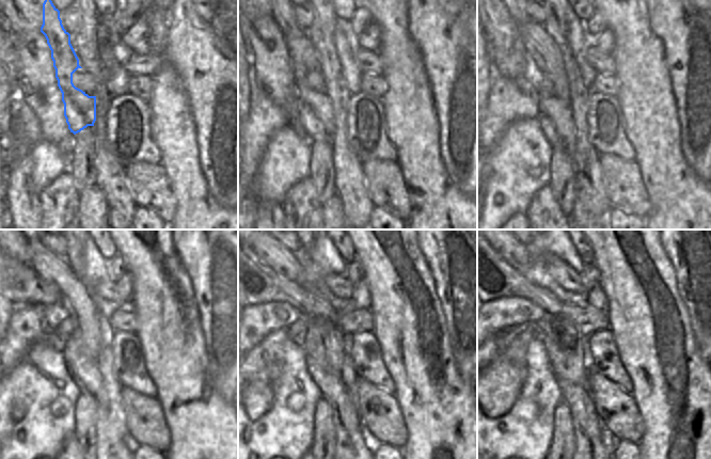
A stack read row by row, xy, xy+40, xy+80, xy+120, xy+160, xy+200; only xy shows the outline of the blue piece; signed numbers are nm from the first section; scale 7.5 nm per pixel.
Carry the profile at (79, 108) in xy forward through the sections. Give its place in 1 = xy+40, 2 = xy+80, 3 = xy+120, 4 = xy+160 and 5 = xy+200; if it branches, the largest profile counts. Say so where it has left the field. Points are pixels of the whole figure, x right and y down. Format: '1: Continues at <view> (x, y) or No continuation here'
1: Continues at xy+40 (316, 116)
2: Continues at xy+80 (555, 117)
3: Continues at xy+120 (84, 370)
4: Continues at xy+160 (349, 445)
5: Continues at xy+200 (585, 420).

